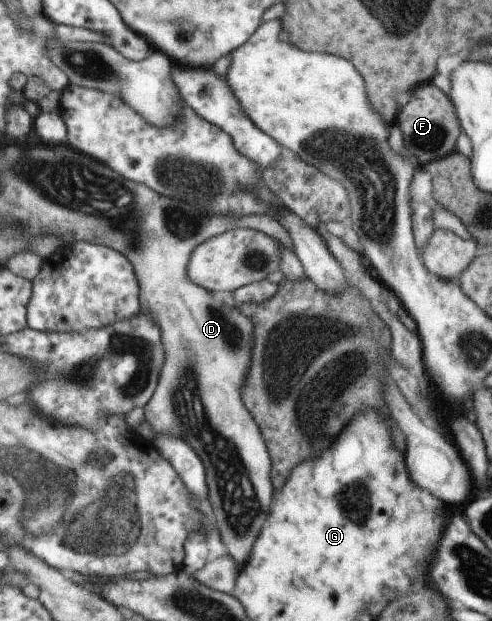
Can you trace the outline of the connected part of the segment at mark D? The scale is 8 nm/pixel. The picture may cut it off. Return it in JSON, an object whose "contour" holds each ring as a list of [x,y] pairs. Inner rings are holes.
{"contour":[[[119,174],[113,175],[113,177],[119,179],[125,185],[125,189],[129,189],[135,197],[135,203],[133,203],[135,207],[133,207],[131,217],[137,217],[137,219],[123,219],[123,223],[127,223],[127,221],[135,223],[131,227],[131,231],[129,231],[129,225],[117,225],[117,227],[105,225],[103,219],[97,219],[91,215],[81,215],[79,211],[75,211],[77,217],[73,221],[69,221],[73,213],[65,213],[67,221],[55,221],[55,223],[59,223],[61,229],[71,229],[73,233],[79,233],[79,235],[73,235],[73,241],[78,241],[77,244],[113,245],[113,249],[124,253],[133,262],[136,272],[140,276],[142,291],[140,299],[143,301],[151,299],[151,305],[148,305],[146,310],[152,313],[160,325],[162,341],[165,341],[166,347],[166,362],[162,369],[160,384],[147,404],[145,417],[156,433],[173,432],[196,449],[206,467],[206,480],[210,489],[209,497],[211,497],[211,505],[215,509],[221,541],[226,546],[227,554],[232,555],[239,565],[243,565],[241,567],[241,571],[243,571],[248,564],[255,540],[264,528],[265,520],[269,517],[274,496],[270,472],[272,468],[270,451],[264,435],[257,428],[257,424],[242,398],[242,387],[252,362],[254,323],[240,312],[238,304],[229,307],[223,301],[215,299],[208,289],[197,285],[190,278],[188,269],[193,252],[202,243],[232,229],[253,228],[265,232],[277,238],[291,251],[294,251],[294,241],[289,230],[286,230],[281,222],[271,216],[263,214],[225,216],[216,212],[209,215],[208,210],[204,210],[200,205],[180,202],[167,196],[161,197],[148,185],[127,181],[127,178]],[[117,229],[125,231],[125,233],[115,235]],[[151,235],[155,235],[159,241],[149,241]],[[149,283],[153,283],[157,289],[149,289]]]}

